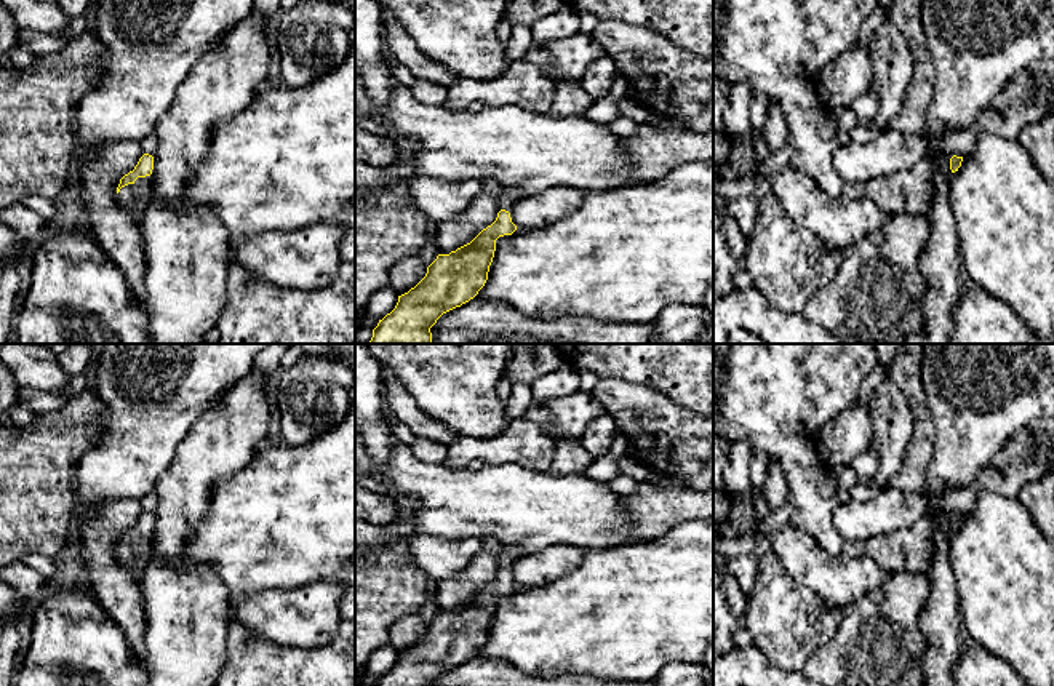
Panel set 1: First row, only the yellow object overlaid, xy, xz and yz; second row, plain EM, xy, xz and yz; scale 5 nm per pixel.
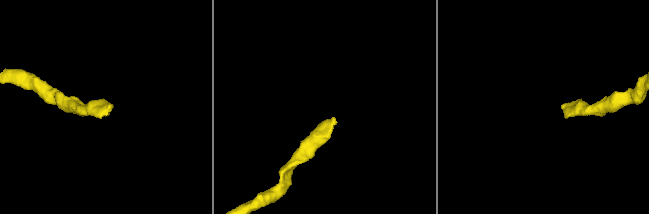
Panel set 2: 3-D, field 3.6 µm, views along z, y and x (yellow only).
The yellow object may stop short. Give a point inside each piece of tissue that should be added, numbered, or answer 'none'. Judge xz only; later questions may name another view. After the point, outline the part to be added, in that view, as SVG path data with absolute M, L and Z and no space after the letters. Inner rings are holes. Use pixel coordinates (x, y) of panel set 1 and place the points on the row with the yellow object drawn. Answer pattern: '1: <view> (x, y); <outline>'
1: xz (509, 195); M502 187L497 203L501 209L510 211L510 208L521 198L521 193L513 187Z

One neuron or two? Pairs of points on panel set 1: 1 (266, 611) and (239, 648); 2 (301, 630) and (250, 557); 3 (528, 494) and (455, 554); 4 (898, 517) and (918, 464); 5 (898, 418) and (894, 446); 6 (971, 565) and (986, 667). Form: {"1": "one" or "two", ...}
{"1": "two", "2": "two", "3": "two", "4": "two", "5": "one", "6": "two"}

